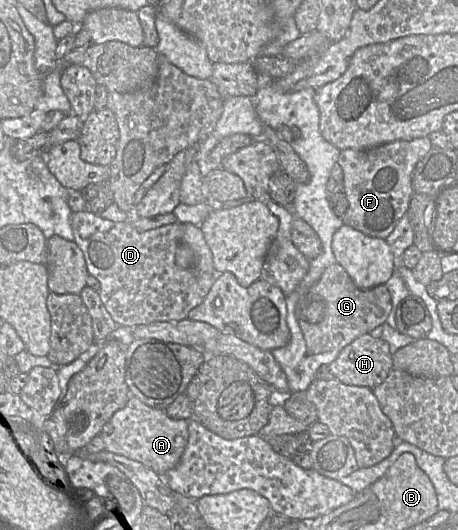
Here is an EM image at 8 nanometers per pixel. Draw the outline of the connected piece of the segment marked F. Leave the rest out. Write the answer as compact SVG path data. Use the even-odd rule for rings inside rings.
M428 136L410 141L398 140L374 148L357 150L340 150L338 164L343 171L343 192L349 206L344 215L343 223L360 231L361 233L379 239L386 239L394 230L399 220L407 213L412 189L412 174L420 159L422 159L433 147Z

